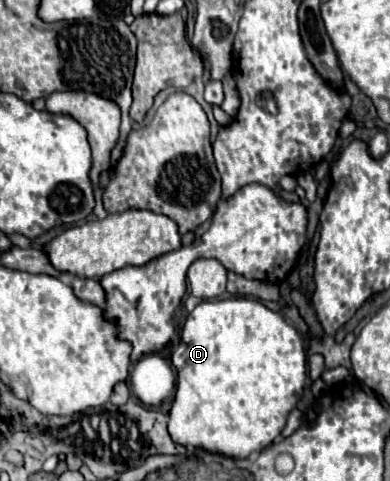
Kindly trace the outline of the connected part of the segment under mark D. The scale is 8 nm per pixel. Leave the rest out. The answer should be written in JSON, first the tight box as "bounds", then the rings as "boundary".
{"bounds":[168,297,306,457],"boundary":[[[230,297],[230,299],[214,299],[214,301],[202,301],[194,307],[194,311],[186,317],[186,323],[180,333],[180,343],[172,351],[172,365],[178,371],[178,387],[176,387],[176,397],[169,412],[168,431],[172,439],[180,445],[194,445],[206,451],[216,451],[226,457],[250,457],[264,447],[272,445],[272,441],[282,433],[288,413],[296,407],[302,389],[304,389],[304,379],[306,379],[306,351],[300,333],[296,327],[286,323],[282,313],[268,309],[264,303],[256,299],[246,299],[246,297]]]}

